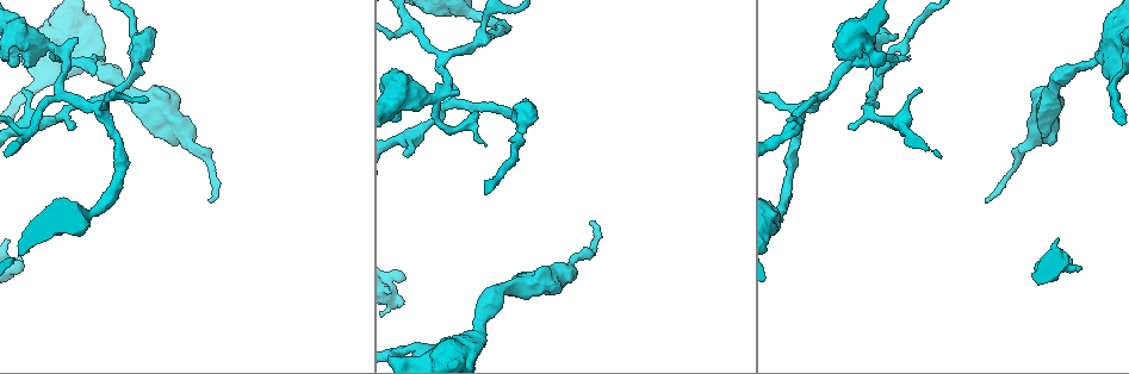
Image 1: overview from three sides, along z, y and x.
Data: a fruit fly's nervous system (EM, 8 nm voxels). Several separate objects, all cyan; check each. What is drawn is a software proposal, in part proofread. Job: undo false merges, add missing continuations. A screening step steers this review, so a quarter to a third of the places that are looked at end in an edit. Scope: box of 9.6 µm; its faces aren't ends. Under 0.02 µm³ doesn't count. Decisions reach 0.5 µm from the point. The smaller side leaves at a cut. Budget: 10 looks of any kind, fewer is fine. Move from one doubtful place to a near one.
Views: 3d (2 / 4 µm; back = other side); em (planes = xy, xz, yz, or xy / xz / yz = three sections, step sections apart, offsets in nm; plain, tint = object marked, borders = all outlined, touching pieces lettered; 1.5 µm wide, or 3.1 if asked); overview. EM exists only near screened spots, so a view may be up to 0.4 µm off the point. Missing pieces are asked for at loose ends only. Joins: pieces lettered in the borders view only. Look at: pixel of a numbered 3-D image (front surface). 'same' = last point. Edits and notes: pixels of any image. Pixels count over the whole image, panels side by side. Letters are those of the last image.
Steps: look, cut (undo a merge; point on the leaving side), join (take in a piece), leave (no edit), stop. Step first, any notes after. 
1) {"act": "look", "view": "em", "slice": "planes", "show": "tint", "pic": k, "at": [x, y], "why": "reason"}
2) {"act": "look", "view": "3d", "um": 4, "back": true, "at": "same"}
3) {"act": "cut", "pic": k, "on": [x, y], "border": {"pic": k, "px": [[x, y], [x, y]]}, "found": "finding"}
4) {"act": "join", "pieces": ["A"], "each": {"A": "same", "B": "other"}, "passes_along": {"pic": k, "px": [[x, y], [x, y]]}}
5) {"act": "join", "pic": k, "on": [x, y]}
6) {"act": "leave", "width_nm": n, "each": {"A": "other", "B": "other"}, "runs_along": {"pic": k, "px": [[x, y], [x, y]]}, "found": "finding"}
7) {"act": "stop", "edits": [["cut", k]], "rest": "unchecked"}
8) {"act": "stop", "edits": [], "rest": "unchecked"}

{"act": "look", "view": "3d", "um": 2, "pic": 1, "at": [1052, 89], "why": "thin neck"}

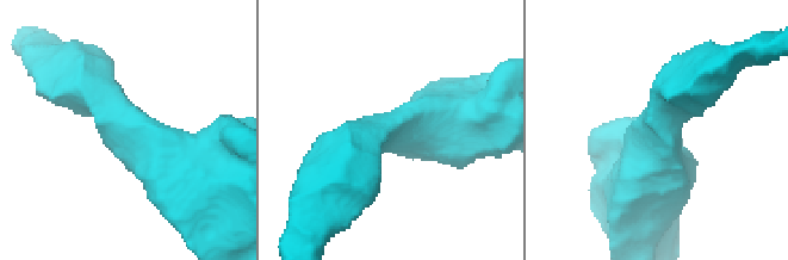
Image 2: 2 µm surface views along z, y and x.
{"act": "look", "view": "em", "slice": "planes", "show": "tint", "pic": 2, "at": [396, 125], "arm_widths_nm": [340, 600], "why": "need the tissue"}

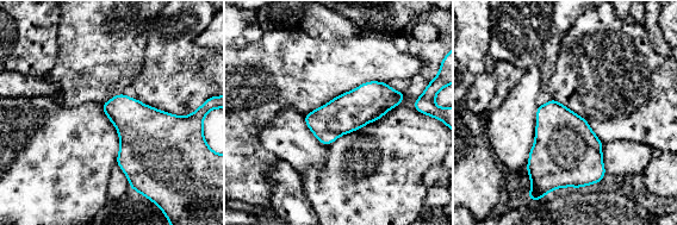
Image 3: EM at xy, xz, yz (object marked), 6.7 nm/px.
{"act": "look", "view": "em", "slice": "planes", "show": "borders", "at": "same"}

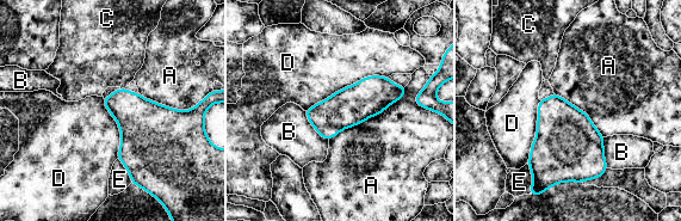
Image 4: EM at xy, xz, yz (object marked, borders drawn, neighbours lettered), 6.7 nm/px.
{"act": "leave", "width_nm": 220, "each": {"A": "other", "B": "other", "C": "other", "D": "other", "E": "other"}, "runs_along": {"pic": 4, "px": [[402, 88], [309, 114]]}, "found": "continuous, no second neuron"}

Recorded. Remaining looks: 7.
{"act": "look", "view": "3d", "um": 4, "pic": 1, "at": [883, 59], "why": "stops while still wide"}

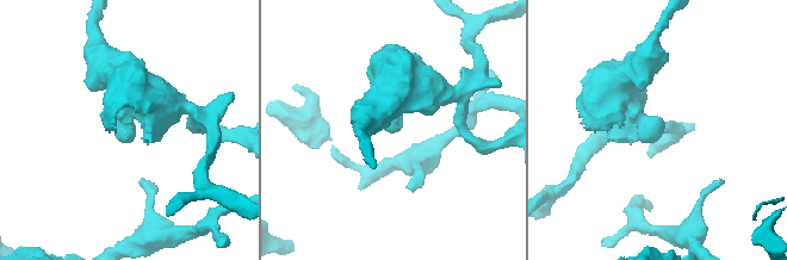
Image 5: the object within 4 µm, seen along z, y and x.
{"act": "look", "view": "em", "um": 3.1, "slice": "planes", "show": "tint", "pic": 5, "at": [661, 128], "why": "need the tissue"}

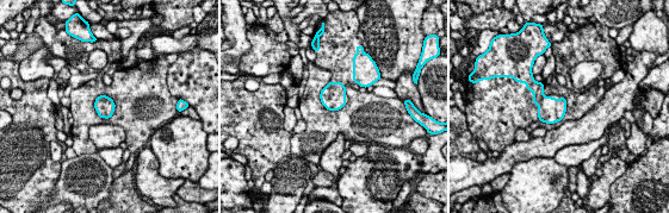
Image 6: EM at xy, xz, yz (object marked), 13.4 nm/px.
{"act": "look", "view": "em", "um": 3.1, "slice": "planes", "show": "borders", "at": "same", "why": "see the neighbours"}

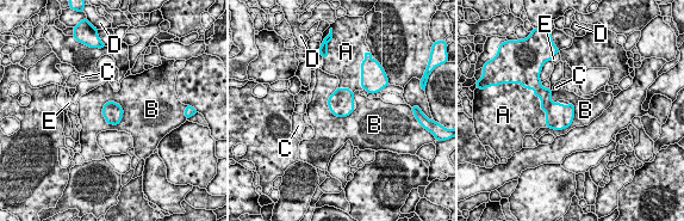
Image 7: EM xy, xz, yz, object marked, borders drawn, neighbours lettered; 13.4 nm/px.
{"act": "join", "pieces": ["A"], "longest_contact_nm": ["A", 460], "each": {"A": "same", "B": "other", "C": "other", "D": "other", "E": "other"}, "found": "the neuron continues"}

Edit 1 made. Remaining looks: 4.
{"act": "look", "view": "overview", "why": "see it whole again"}

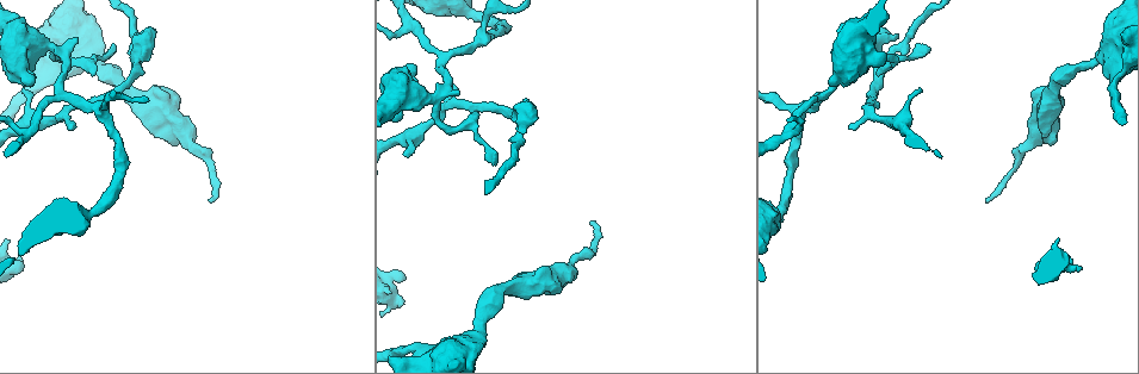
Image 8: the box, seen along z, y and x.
{"act": "look", "view": "em", "slice": "planes", "show": "tint", "pic": 8, "at": [135, 66], "why": "two arms in line, one across"}

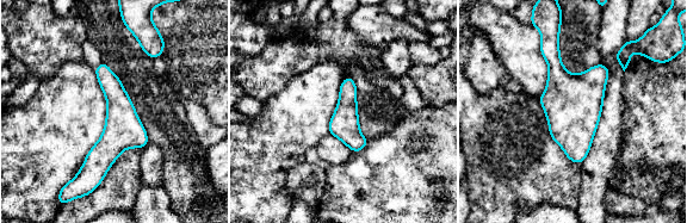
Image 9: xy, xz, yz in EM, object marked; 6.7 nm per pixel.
{"act": "look", "view": "em", "slice": "planes", "show": "borders", "at": "same", "why": "what lies round it"}

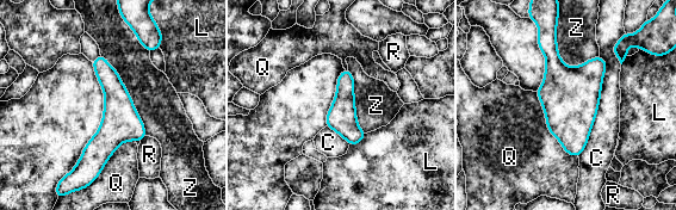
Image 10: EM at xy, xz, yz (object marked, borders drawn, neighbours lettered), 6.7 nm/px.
{"act": "leave", "each": {"C": "other", "L": "other", "Q": "other", "R": "other", "Z": "other"}, "border": {"pic": 10, "px": [[100, 54], [117, 73], [147, 135]]}, "found": "continuous, no second neuron"}

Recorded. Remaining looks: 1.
{"act": "stop", "edits": [["join", 7]], "rest": "unchecked"}

